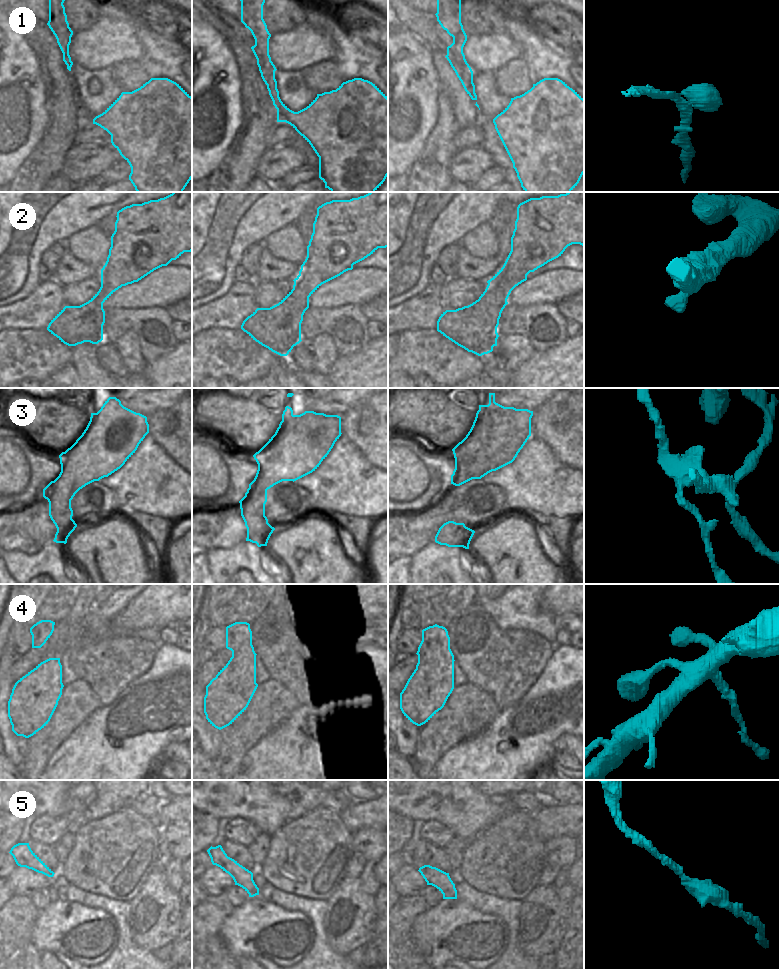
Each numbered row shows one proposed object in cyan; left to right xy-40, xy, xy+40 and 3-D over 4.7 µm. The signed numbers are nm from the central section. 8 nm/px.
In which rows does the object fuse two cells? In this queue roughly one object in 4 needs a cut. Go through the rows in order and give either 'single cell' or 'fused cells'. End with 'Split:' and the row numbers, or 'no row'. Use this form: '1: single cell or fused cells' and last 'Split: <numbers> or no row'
1: single cell
2: single cell
3: fused cells
4: single cell
5: single cell
Split: 3

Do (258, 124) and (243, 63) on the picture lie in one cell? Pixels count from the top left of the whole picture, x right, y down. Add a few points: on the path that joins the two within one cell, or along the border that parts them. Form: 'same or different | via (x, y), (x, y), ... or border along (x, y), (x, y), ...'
same | via (258, 109), (251, 78)

